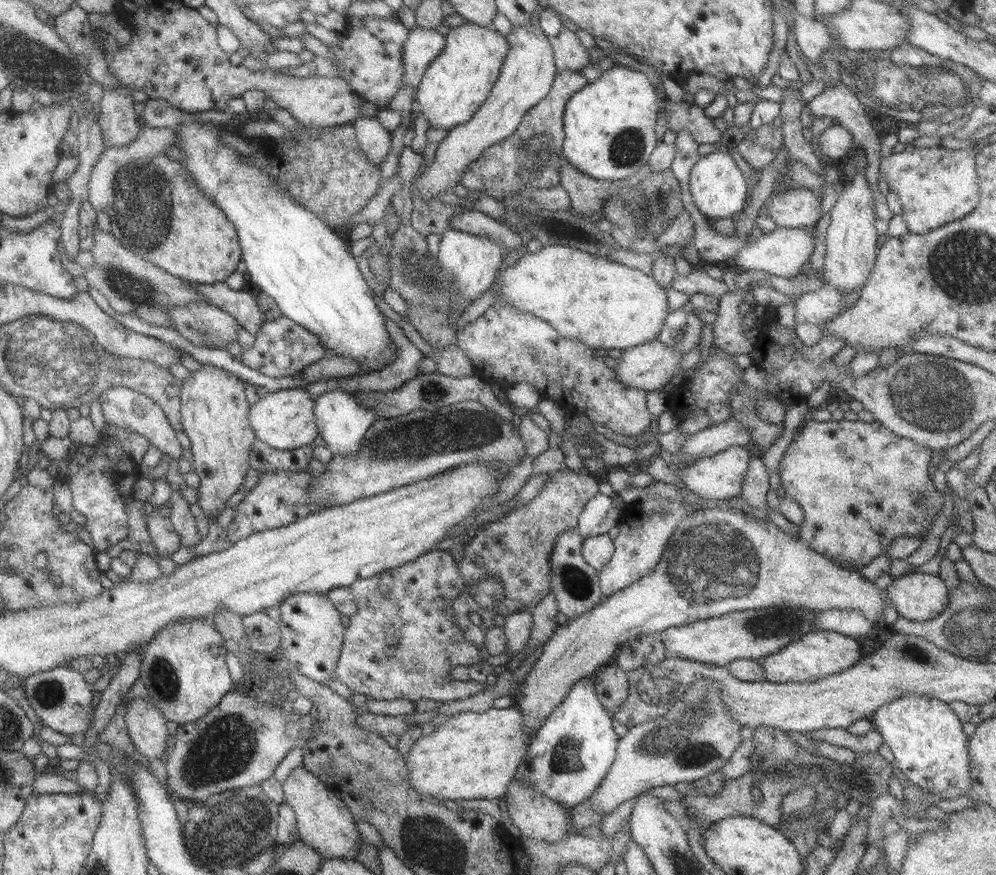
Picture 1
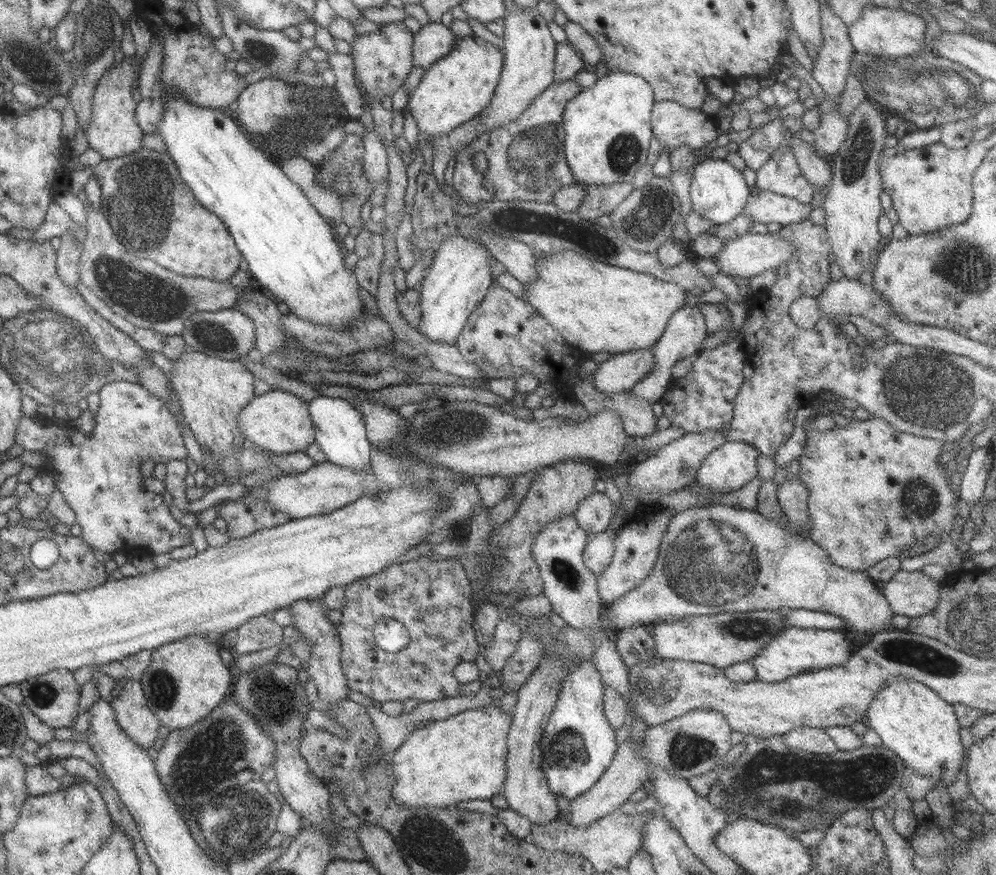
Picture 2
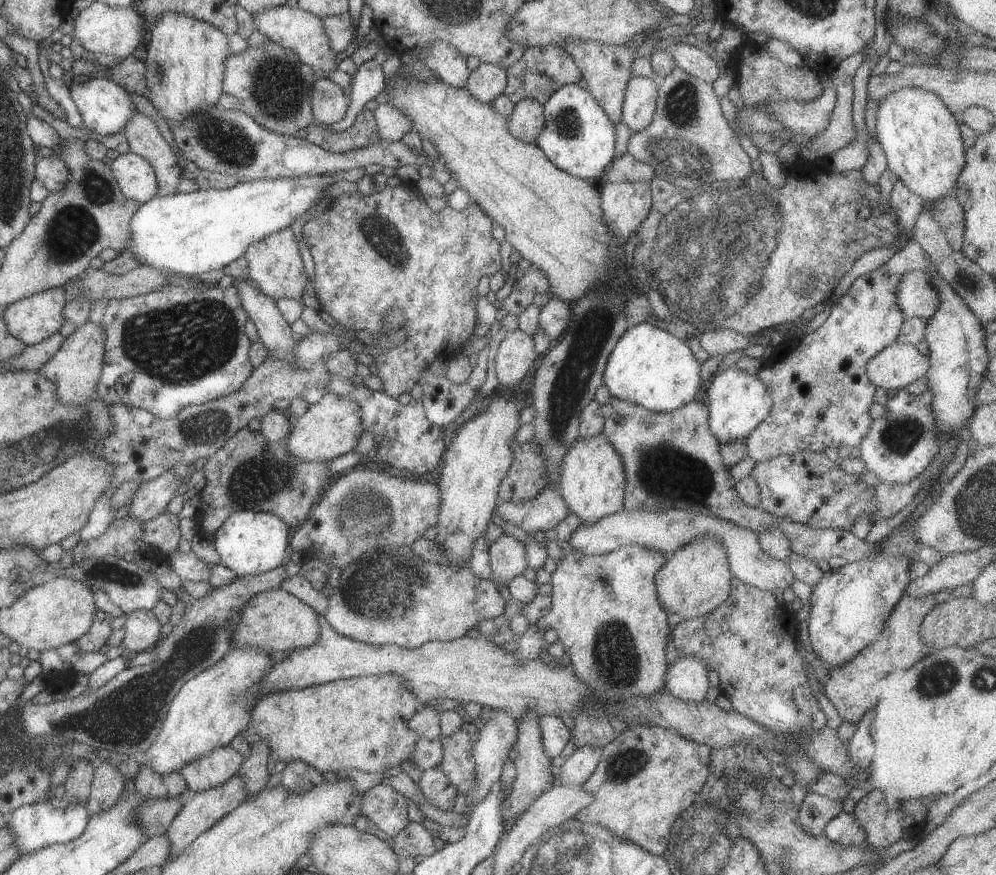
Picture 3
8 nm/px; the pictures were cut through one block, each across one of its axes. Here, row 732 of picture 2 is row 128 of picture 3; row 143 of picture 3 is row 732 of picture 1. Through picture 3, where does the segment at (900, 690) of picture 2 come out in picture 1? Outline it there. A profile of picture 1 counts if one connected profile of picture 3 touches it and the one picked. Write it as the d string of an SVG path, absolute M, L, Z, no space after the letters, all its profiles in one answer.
M904 695L876 709L870 718L875 729L882 734L883 742L890 747L896 760L896 766L914 784L920 788L928 788L937 797L956 798L972 793L972 776L970 774L969 738L963 731L963 724L954 712L951 703L918 695Z

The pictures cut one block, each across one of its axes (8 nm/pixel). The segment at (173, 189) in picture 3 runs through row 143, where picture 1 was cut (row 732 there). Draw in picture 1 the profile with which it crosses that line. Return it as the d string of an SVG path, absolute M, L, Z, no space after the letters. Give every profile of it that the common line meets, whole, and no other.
M136 697L128 700L126 726L136 750L148 760L165 758L171 744L168 720L152 701Z

